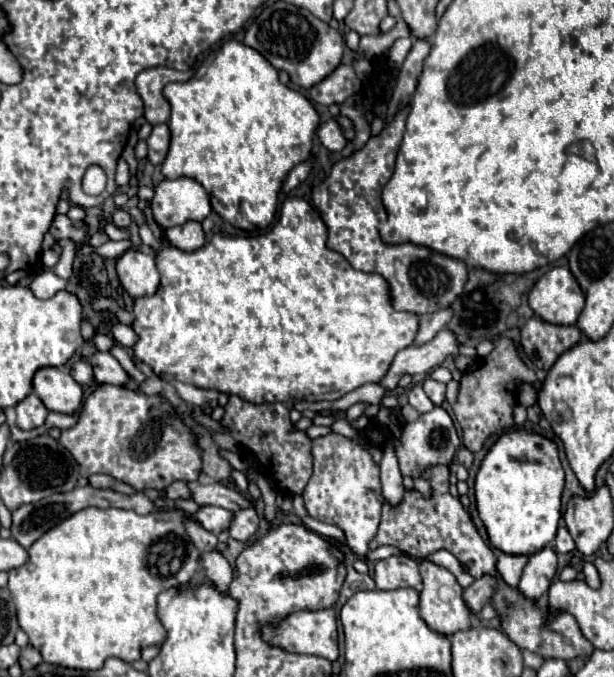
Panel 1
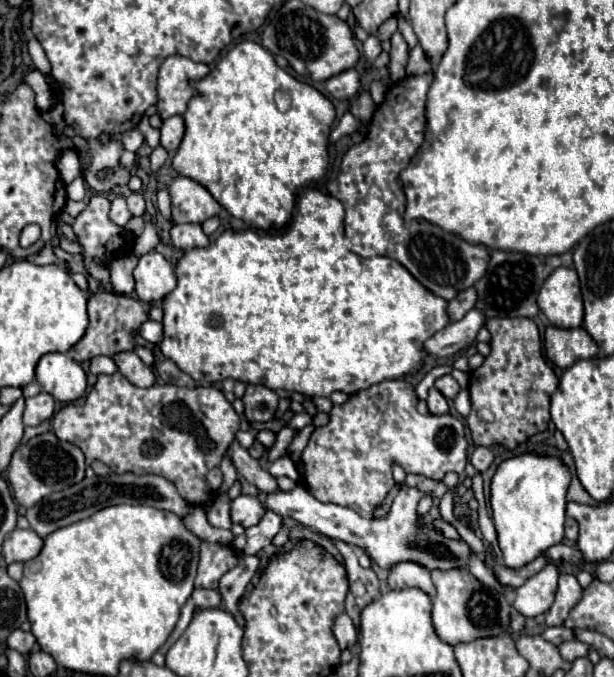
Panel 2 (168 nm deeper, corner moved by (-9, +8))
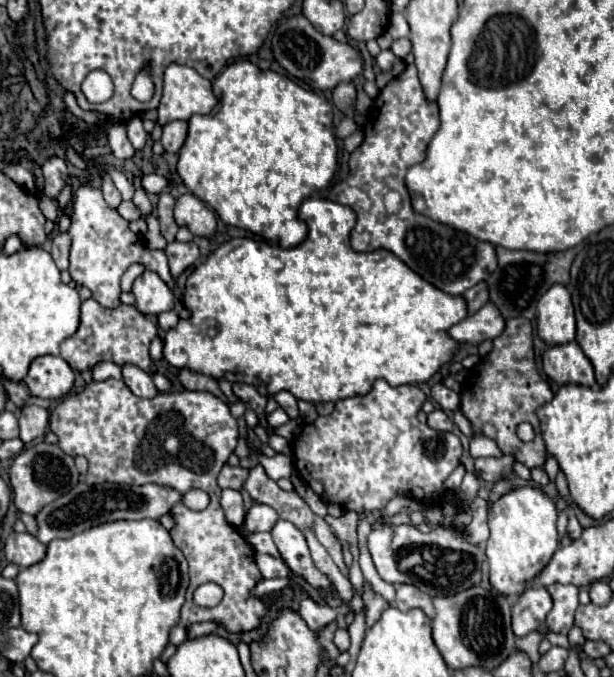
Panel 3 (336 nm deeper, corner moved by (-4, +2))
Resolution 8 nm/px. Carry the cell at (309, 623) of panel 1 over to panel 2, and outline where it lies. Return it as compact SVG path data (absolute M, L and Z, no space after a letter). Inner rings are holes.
M345 612L335 618L335 622L333 622L333 636L337 638L341 650L351 648L357 642L357 630L353 626L353 620Z

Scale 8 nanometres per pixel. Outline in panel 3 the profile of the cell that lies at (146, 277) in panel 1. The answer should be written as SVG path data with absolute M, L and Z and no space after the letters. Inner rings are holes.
M144 272L134 280L132 294L136 296L136 308L142 314L158 316L162 312L174 310L174 294L172 290L158 278L154 272Z

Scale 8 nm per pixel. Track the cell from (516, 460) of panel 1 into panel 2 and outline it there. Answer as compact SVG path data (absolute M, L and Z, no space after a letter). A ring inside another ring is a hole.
M535 452L519 454L503 460L491 480L491 510L493 522L499 538L499 546L509 568L521 568L535 560L545 548L563 542L563 522L565 522L565 494L571 482L571 472L557 456L541 456Z

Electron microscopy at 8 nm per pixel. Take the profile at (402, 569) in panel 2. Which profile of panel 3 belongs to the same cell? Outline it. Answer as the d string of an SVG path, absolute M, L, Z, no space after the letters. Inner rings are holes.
M396 586L396 608L406 612L412 608L420 608L424 610L424 614L428 618L434 618L434 606L432 606L432 598L428 594L422 594L416 586Z

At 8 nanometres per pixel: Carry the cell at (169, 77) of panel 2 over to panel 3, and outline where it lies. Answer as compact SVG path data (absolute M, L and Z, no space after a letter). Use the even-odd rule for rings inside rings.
M170 64L164 72L164 94L158 106L158 122L164 126L174 120L188 120L192 114L210 114L216 106L216 96L212 92L212 82L202 78L194 68Z

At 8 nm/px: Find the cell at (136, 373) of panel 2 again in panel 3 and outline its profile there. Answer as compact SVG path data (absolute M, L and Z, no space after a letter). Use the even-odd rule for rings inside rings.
M122 366L122 374L124 374L124 384L140 398L154 398L158 394L158 388L152 382L152 376L144 370L140 370L138 366Z

